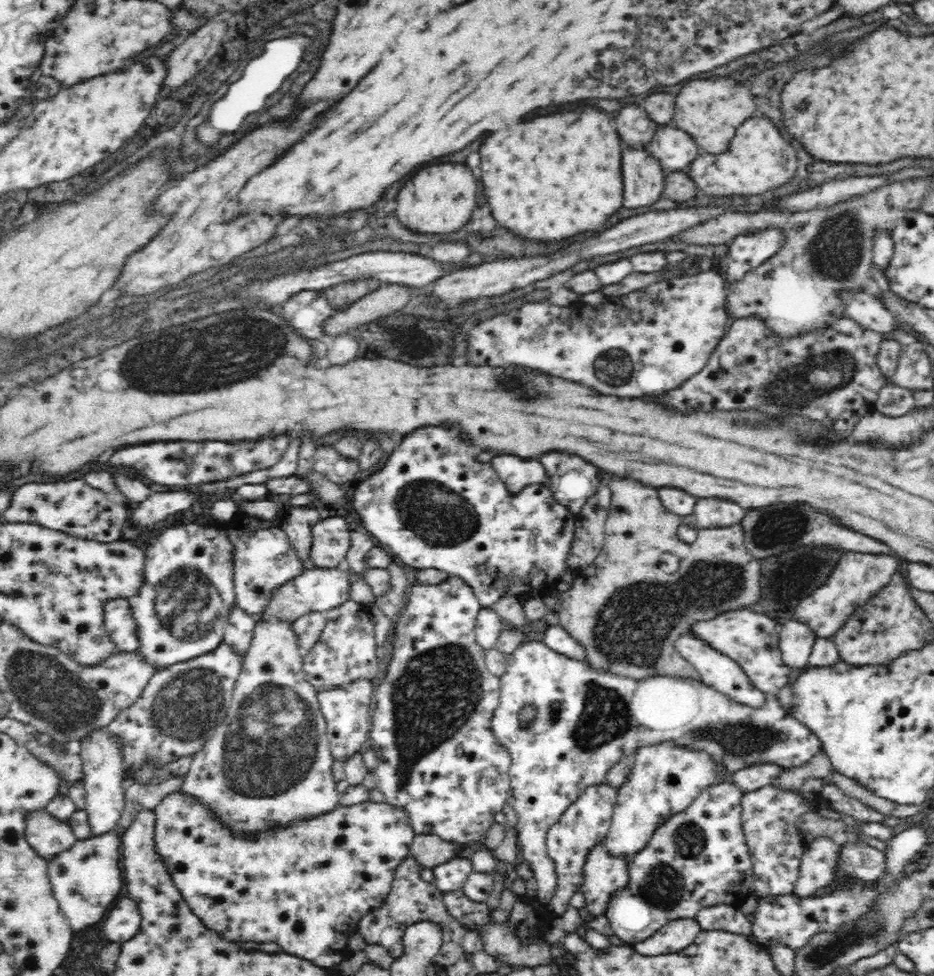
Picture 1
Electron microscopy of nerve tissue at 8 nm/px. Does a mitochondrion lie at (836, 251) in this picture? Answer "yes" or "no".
yes

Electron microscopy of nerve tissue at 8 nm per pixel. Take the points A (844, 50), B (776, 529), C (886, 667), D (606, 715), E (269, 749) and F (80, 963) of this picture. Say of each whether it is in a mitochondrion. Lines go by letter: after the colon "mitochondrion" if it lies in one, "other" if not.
A: other
B: mitochondrion
C: other
D: mitochondrion
E: mitochondrion
F: other

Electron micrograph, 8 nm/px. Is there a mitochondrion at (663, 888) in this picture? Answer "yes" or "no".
yes

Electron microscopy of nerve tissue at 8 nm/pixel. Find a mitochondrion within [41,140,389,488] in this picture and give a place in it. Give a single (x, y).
(190, 360)

